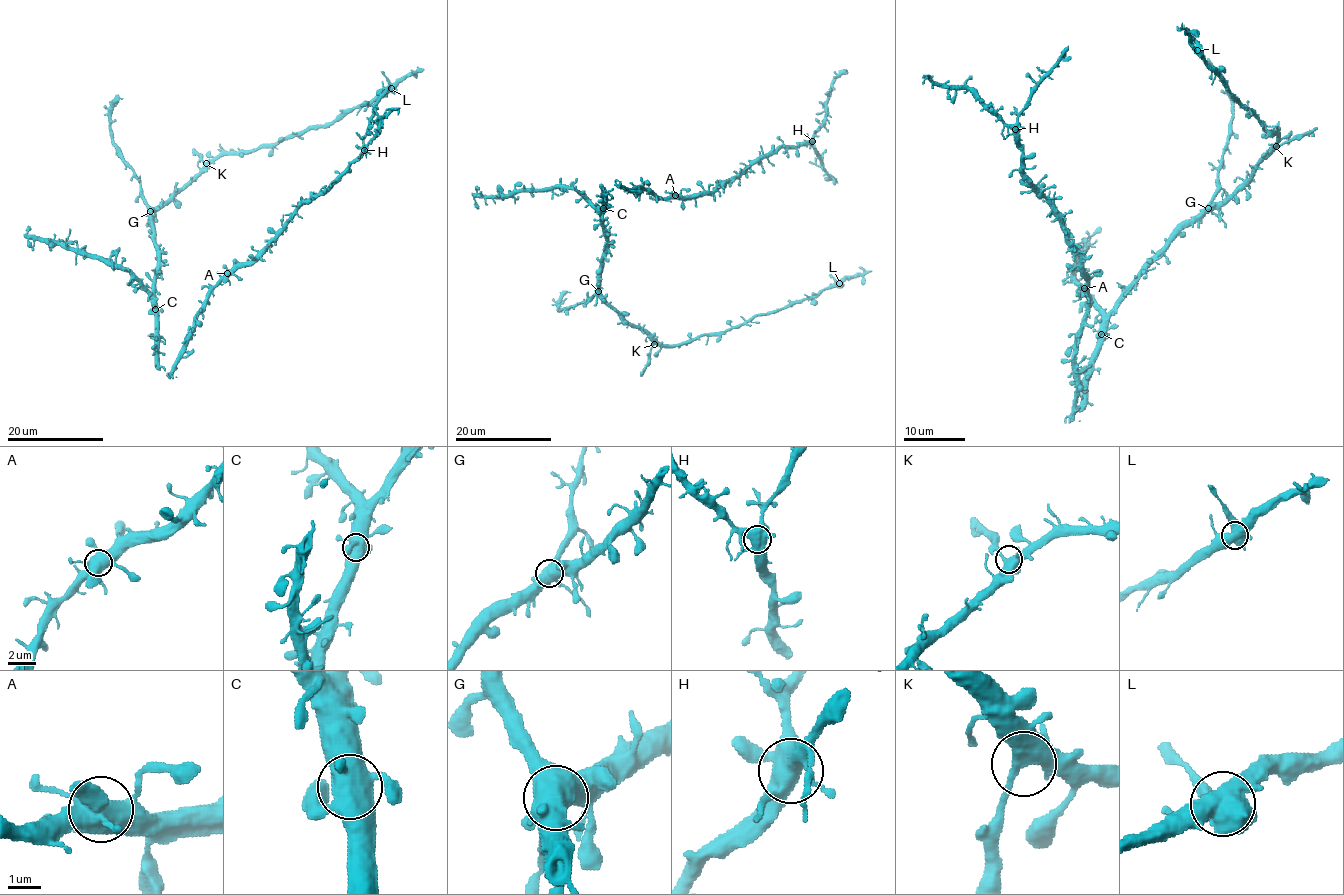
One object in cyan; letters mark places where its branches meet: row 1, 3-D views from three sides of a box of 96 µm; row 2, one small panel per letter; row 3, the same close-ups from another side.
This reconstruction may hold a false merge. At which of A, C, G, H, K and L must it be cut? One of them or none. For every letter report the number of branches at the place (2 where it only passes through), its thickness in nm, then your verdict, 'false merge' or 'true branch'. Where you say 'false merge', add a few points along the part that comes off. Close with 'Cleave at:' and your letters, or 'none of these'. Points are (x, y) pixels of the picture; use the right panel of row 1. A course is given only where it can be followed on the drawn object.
A: 7 branches meet; 650 nm thick; true branch
C: 5 branches meet; 600 nm thick; true branch
G: 3 branches meet; 600 nm thick; true branch
H: 6 branches meet; 600 nm thick; true branch
K: 5 branches meet; 400 nm thick; true branch
L: 6 branches meet; 650 nm thick; false merge; foreign part runs (1197, 51), (1197, 41), (1186, 28)
Cleave at: L

